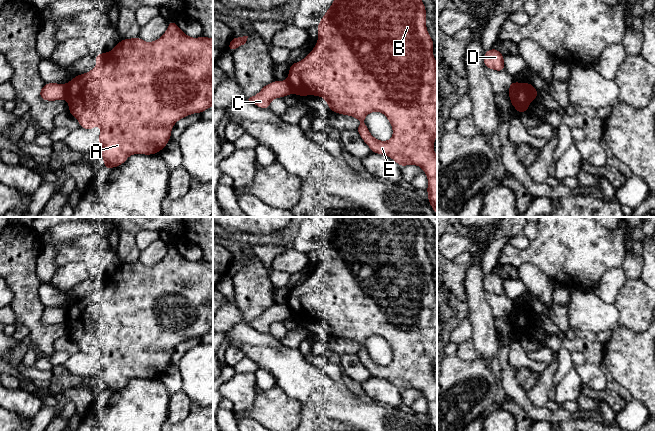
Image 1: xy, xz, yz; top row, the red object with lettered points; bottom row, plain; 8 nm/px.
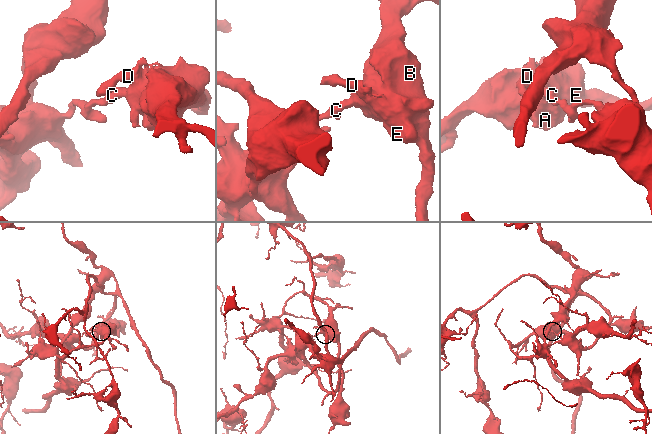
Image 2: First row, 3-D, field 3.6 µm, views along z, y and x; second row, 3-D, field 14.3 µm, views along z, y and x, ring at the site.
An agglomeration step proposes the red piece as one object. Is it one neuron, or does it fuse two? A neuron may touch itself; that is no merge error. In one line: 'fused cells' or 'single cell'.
fused cells

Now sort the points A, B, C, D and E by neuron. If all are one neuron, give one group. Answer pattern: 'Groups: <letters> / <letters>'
Groups: A B D E / C

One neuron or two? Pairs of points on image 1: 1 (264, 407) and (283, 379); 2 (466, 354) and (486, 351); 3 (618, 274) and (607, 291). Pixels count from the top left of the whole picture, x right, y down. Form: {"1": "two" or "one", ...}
{"1": "two", "2": "two", "3": "one"}

